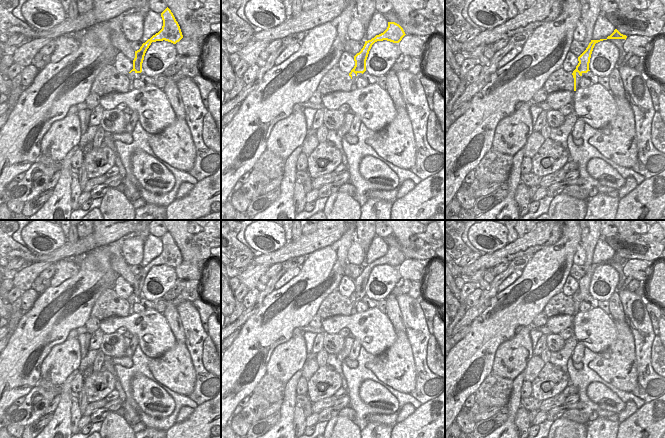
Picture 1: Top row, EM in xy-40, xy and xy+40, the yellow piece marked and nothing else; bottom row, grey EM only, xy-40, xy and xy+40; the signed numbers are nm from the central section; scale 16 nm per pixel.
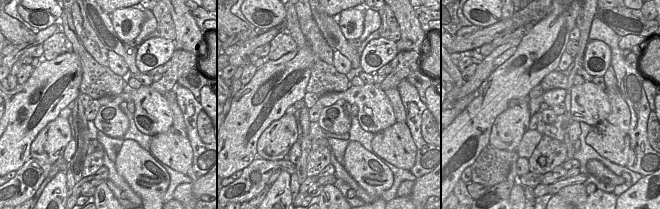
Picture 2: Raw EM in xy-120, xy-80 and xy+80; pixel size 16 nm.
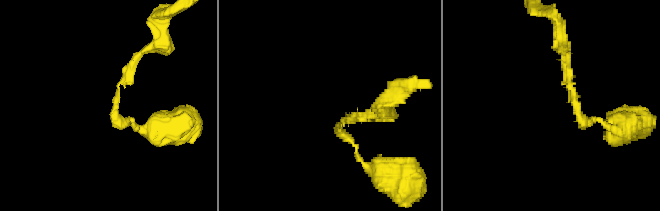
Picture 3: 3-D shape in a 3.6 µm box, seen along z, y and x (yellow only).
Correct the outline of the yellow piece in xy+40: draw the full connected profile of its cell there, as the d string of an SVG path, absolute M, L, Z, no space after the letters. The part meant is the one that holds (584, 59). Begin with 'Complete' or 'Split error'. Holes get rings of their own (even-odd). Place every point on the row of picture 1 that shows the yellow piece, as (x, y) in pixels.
Complete. M600 39L600 40L591 40L586 50L578 57L578 65L576 66L576 69L573 71L572 75L574 78L574 91L576 91L576 73L578 72L580 76L582 76L583 73L587 73L589 70L589 63L591 54L593 51L593 48L596 43L607 40L607 39Z

